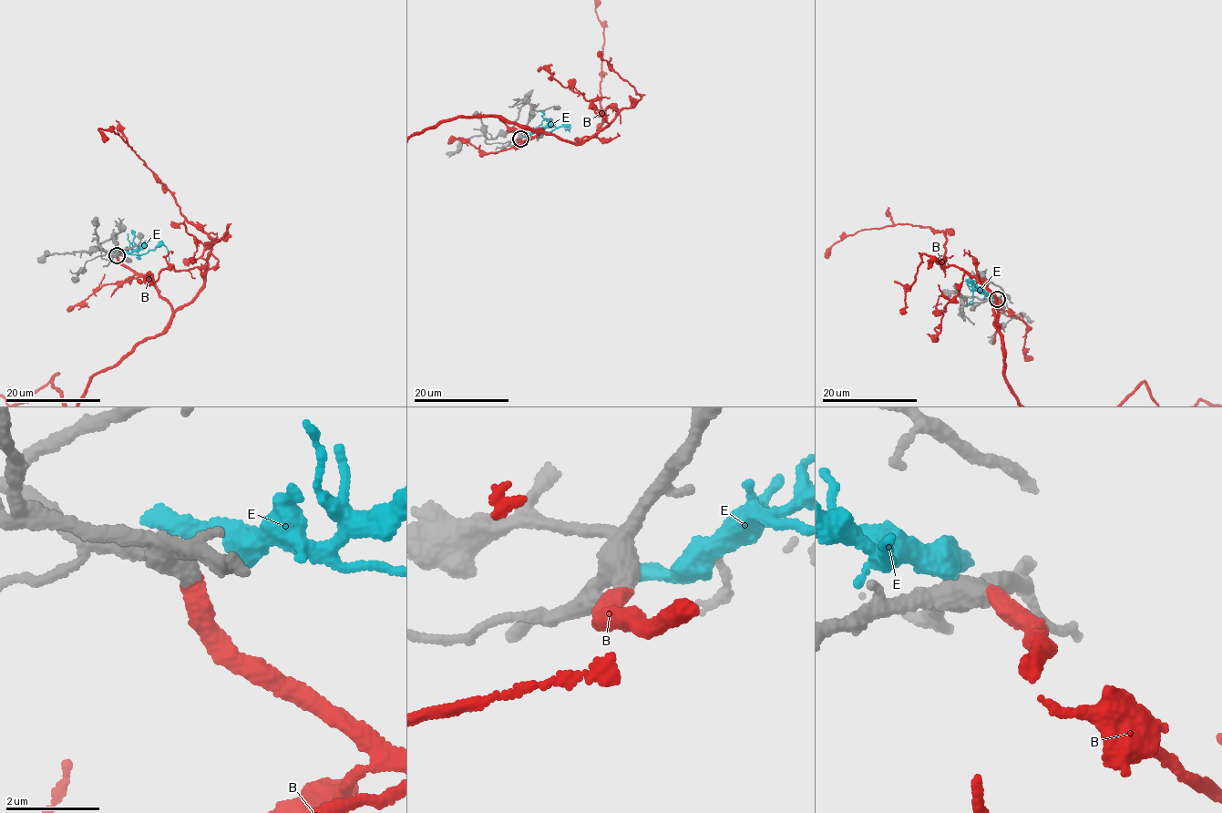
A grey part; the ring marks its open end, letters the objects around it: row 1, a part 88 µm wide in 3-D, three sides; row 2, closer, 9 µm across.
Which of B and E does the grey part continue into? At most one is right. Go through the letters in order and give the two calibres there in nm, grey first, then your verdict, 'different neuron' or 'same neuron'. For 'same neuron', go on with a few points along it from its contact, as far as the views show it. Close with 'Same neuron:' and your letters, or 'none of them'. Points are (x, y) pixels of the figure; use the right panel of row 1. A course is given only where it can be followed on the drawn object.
B: 420 nm thick on the grey side, 420 nm on the other; same neuron
E: 440 nm thick on the grey side, 440 nm on the other; different neuron
Same neuron: B

